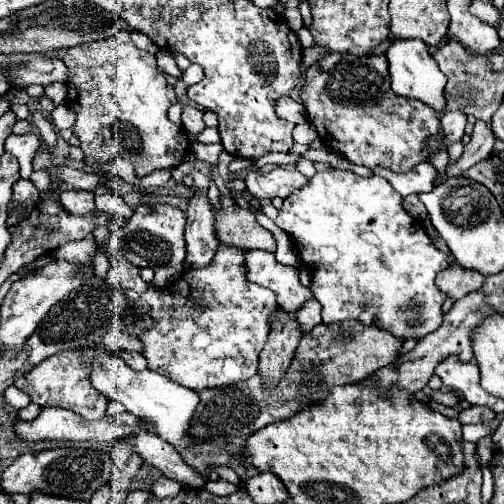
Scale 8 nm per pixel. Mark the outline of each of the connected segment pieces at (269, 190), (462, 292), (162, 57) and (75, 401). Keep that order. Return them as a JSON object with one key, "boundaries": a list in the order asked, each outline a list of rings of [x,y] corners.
{"boundaries":[[[[282,166],[274,168],[268,174],[260,174],[258,170],[250,170],[246,174],[248,192],[256,198],[268,198],[268,200],[272,200],[274,196],[288,198],[290,194],[300,190],[300,186],[306,186],[306,184],[308,184],[308,178],[304,174]]],[[[450,264],[446,270],[442,270],[436,276],[436,286],[440,288],[440,292],[444,292],[452,300],[460,300],[468,296],[470,292],[480,290],[482,282],[484,282],[482,274],[474,270],[464,270],[458,264]]],[[[158,50],[156,61],[159,69],[164,70],[166,74],[172,74],[172,76],[180,76],[180,74],[182,74],[182,72],[178,70],[176,62],[174,62],[174,56],[172,56],[168,50]]],[[[60,350],[58,354],[46,358],[44,362],[34,366],[28,374],[16,378],[14,386],[26,392],[32,398],[32,402],[40,404],[42,408],[44,406],[68,408],[88,420],[100,420],[106,416],[108,400],[92,386],[92,382],[88,382],[88,366],[80,362],[80,354],[76,354],[76,350]]]]}

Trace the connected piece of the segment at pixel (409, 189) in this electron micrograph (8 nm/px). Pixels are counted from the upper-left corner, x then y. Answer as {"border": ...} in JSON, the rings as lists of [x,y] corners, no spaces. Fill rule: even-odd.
{"border":[[[420,162],[418,166],[414,166],[406,174],[394,174],[394,172],[384,170],[384,168],[374,168],[374,174],[384,176],[400,196],[410,196],[410,194],[434,190],[432,182],[438,176],[438,170],[430,162]]]}

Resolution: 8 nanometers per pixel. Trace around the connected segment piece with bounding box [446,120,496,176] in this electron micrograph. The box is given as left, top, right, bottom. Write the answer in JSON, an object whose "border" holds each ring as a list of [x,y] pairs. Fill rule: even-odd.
{"border":[[[476,120],[474,130],[472,130],[472,134],[470,134],[470,142],[468,142],[466,148],[464,148],[462,158],[460,158],[454,166],[448,166],[446,174],[448,174],[448,176],[460,176],[466,168],[470,168],[470,166],[474,166],[476,162],[488,158],[488,156],[492,154],[492,150],[494,150],[494,142],[496,142],[496,136],[492,134],[490,124]]]}

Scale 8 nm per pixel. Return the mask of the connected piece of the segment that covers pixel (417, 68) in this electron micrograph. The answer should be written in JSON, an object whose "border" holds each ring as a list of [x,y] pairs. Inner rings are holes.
{"border":[[[392,40],[392,46],[386,50],[392,76],[392,92],[404,98],[414,98],[428,104],[436,112],[446,110],[446,78],[436,66],[436,60],[430,56],[428,46],[422,40]]]}

